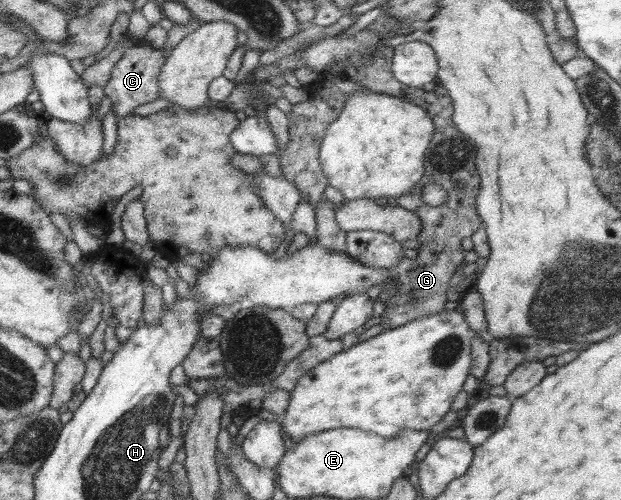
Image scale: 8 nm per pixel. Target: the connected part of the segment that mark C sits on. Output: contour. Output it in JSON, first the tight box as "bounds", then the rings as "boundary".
{"bounds":[103,34,167,120],"boundary":[[[127,34],[121,35],[117,44],[122,41],[128,43],[128,48],[124,53],[124,56],[114,69],[112,69],[110,80],[107,85],[103,88],[105,95],[108,96],[109,100],[114,105],[114,110],[117,114],[117,120],[125,117],[126,115],[133,114],[139,105],[154,102],[156,99],[161,97],[159,91],[159,76],[161,68],[167,61],[165,56],[165,50],[152,50],[146,45],[143,45],[146,41],[144,38],[140,39],[129,39]]]}

